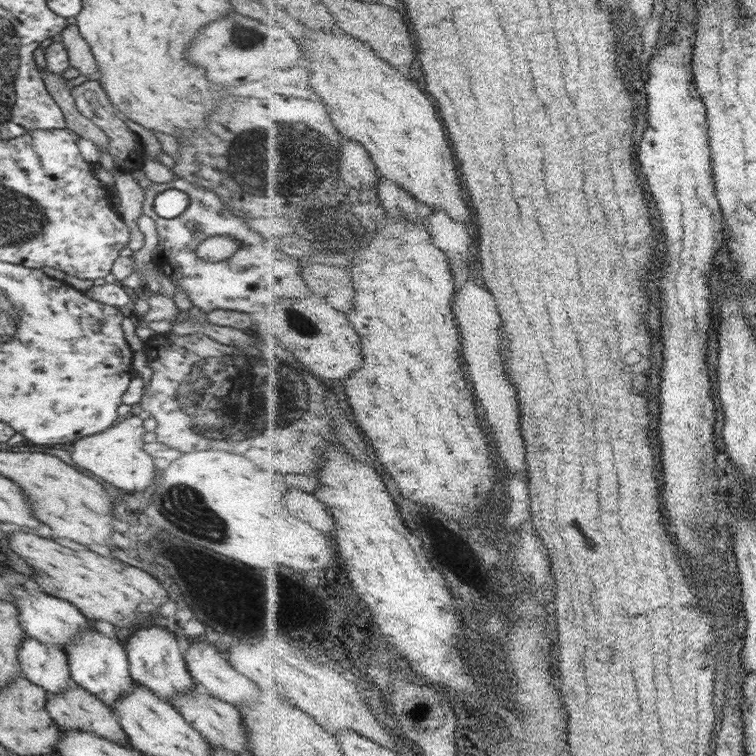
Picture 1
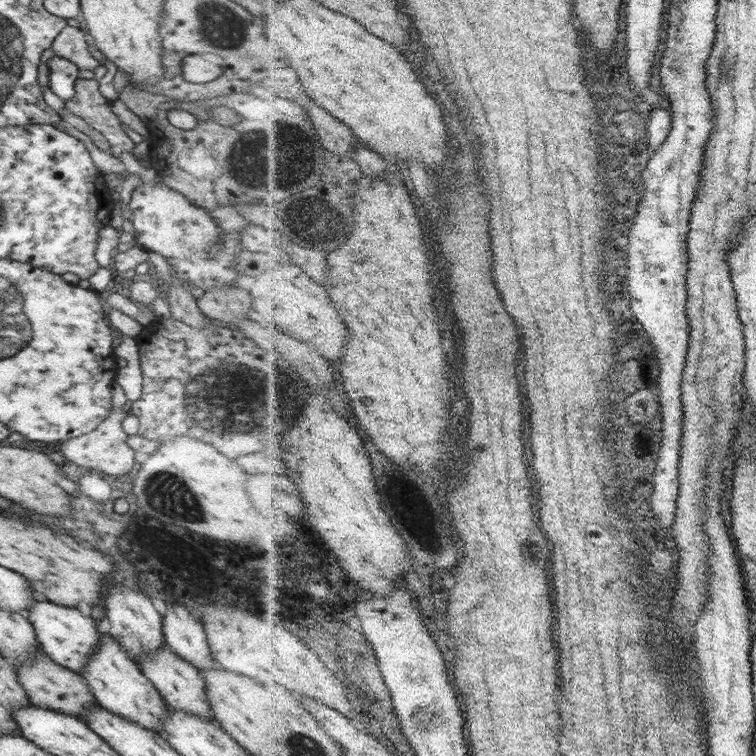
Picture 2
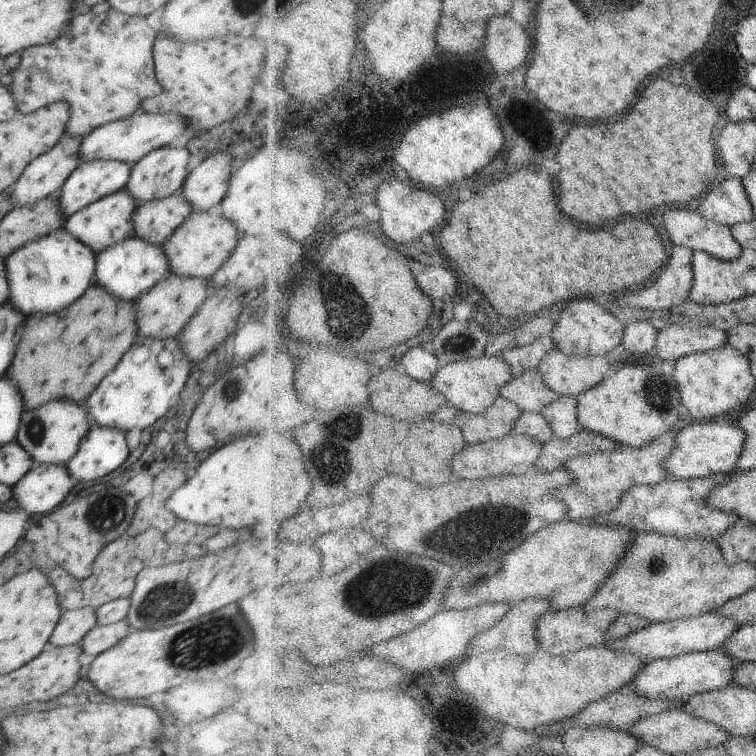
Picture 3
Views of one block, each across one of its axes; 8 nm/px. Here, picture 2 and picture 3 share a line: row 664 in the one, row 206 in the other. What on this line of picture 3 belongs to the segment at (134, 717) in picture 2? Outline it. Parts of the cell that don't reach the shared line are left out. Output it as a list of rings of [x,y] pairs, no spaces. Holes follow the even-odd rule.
[[[126,189],[118,190],[94,204],[78,210],[76,214],[72,214],[66,219],[63,228],[70,232],[70,235],[74,236],[78,242],[82,242],[84,246],[92,248],[98,254],[110,246],[126,241],[133,235],[133,217],[137,206],[136,200],[126,192]]]

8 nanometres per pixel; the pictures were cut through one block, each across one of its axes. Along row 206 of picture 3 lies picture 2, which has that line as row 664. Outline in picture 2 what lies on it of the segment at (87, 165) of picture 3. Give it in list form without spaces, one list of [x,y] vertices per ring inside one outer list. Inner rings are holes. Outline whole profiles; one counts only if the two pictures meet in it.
[[[43,597],[31,604],[26,617],[33,626],[42,652],[58,665],[81,675],[89,656],[98,648],[101,639],[101,633],[97,630],[98,621],[84,617],[76,607],[59,605]]]

